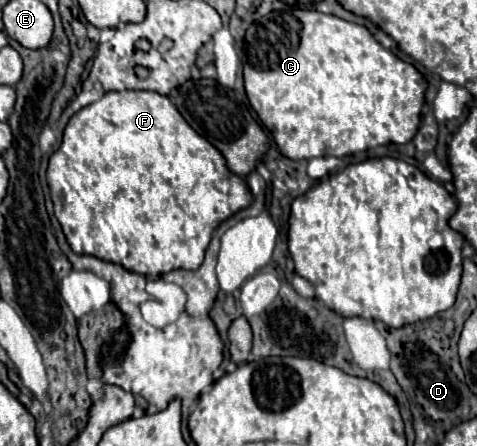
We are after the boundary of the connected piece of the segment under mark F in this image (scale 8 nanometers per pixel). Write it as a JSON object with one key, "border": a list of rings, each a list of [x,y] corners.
{"border":[[[142,90],[108,92],[98,102],[76,112],[64,130],[62,146],[50,156],[46,178],[48,178],[48,186],[50,186],[50,196],[54,202],[54,214],[64,230],[64,236],[66,236],[70,248],[74,248],[74,252],[86,252],[86,254],[98,256],[102,260],[122,264],[126,270],[144,274],[144,276],[160,276],[160,274],[166,274],[170,270],[180,270],[180,268],[198,270],[204,260],[204,252],[210,244],[212,232],[218,228],[218,224],[224,222],[226,218],[230,218],[234,212],[248,208],[252,202],[252,194],[250,194],[250,188],[246,186],[246,182],[228,170],[224,156],[208,140],[204,140],[198,132],[194,132],[190,128],[190,124],[182,118],[182,114],[176,110],[176,106],[158,92],[142,92]]]}

